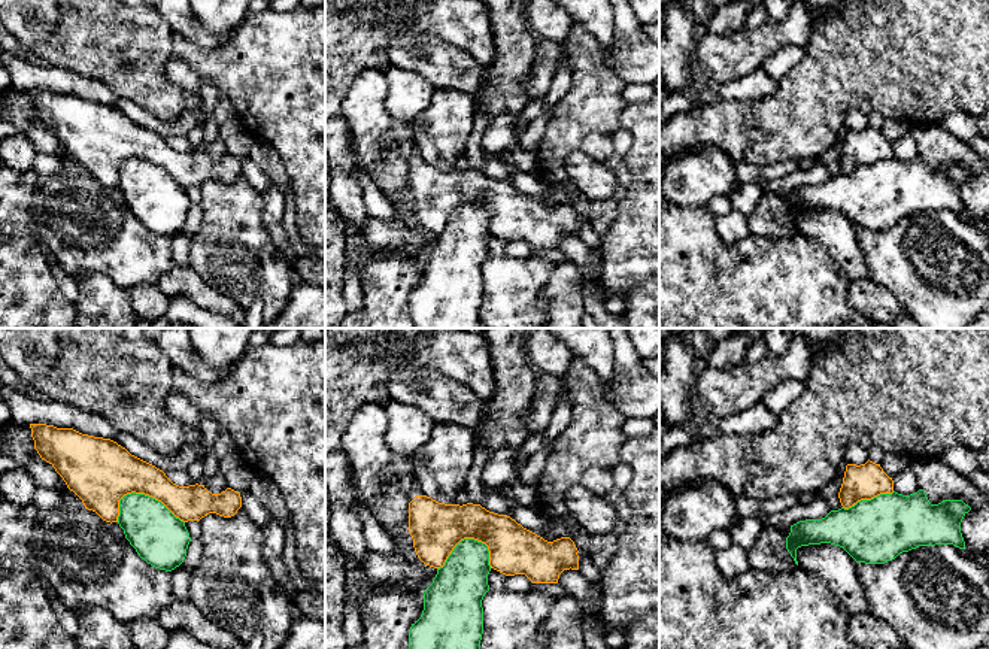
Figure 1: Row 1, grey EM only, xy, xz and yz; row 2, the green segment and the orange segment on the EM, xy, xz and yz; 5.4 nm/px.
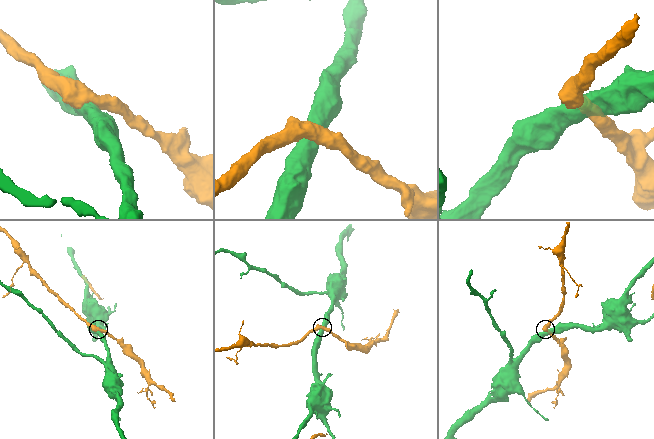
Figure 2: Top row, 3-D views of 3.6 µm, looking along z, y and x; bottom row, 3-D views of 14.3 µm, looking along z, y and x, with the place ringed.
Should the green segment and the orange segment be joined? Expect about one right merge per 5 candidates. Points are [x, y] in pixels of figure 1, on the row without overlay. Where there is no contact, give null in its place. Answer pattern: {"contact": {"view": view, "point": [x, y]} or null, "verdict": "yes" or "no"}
{"contact": {"view": "xy", "point": [151, 163]}, "verdict": "no"}

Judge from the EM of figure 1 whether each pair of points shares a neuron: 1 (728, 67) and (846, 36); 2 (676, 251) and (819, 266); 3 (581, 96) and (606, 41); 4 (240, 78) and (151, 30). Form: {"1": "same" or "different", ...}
{"1": "different", "2": "same", "3": "different", "4": "different"}

